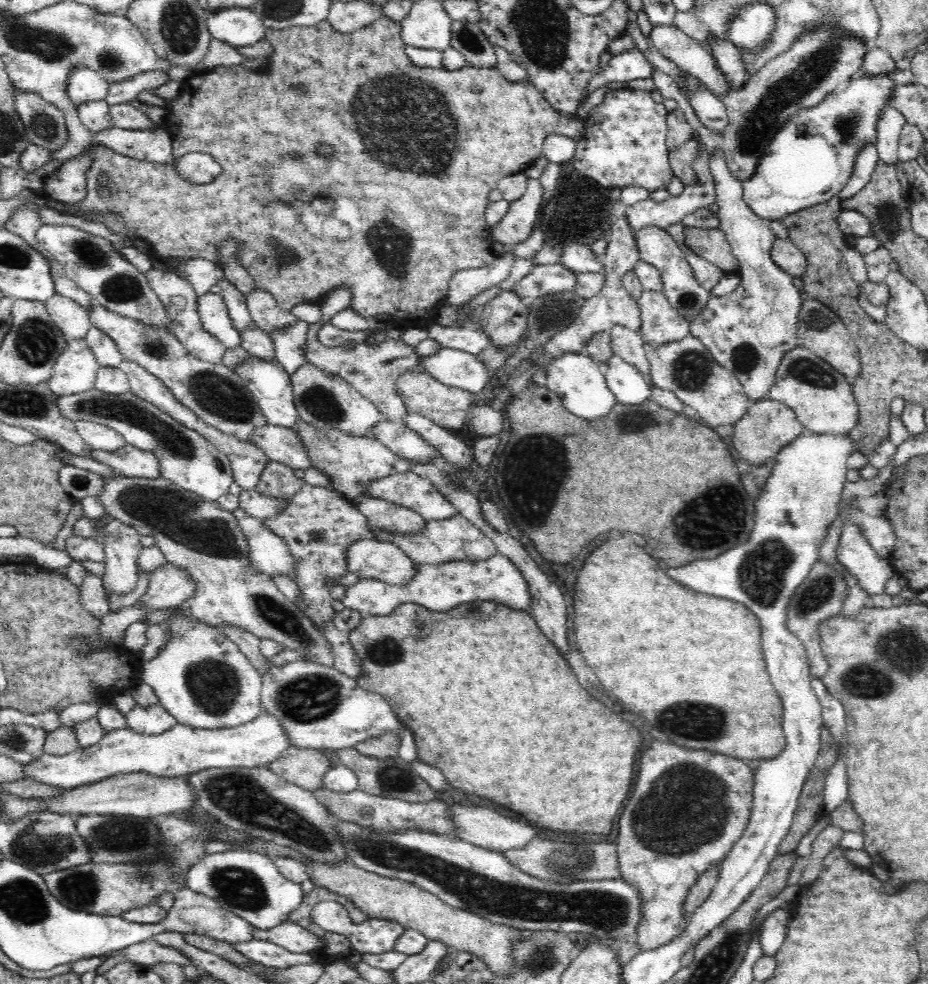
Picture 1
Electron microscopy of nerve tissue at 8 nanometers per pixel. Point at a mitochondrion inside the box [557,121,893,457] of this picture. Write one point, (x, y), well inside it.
(690, 371)

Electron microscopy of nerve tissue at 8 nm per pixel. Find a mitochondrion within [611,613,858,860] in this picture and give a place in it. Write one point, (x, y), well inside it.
(687, 807)

